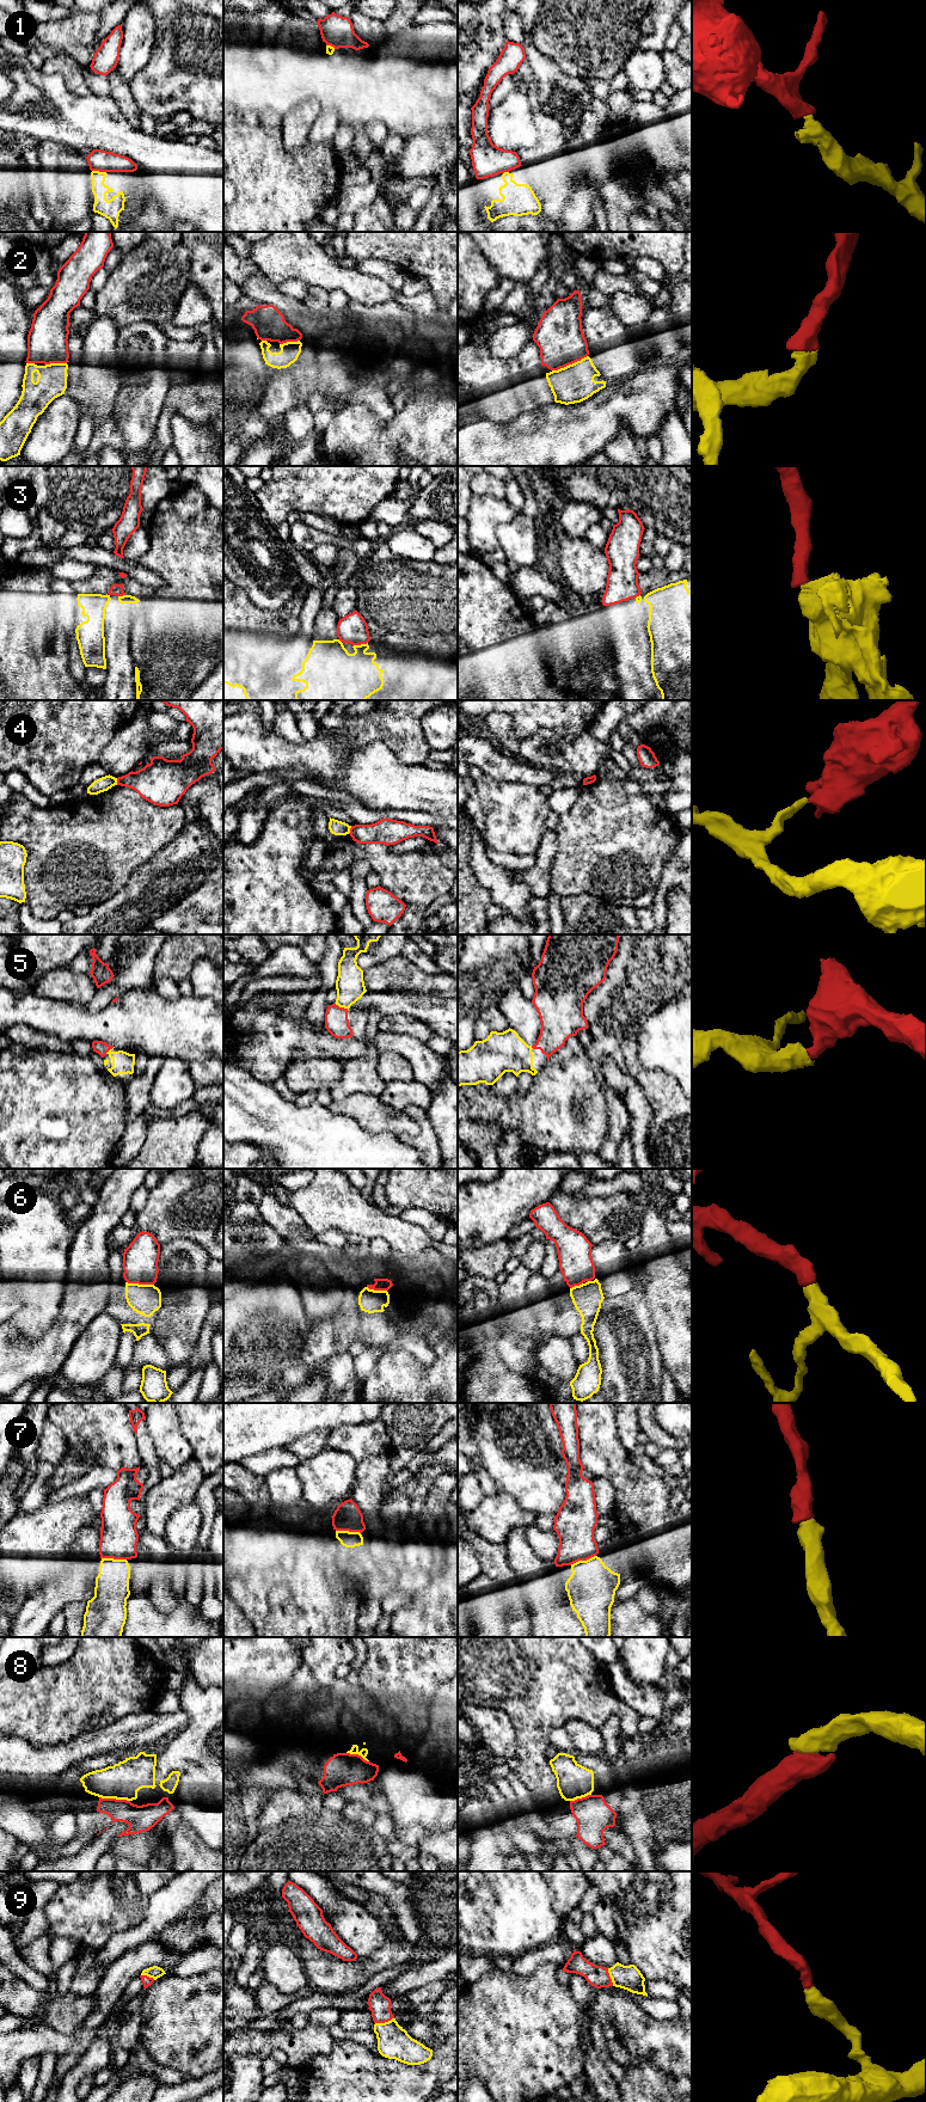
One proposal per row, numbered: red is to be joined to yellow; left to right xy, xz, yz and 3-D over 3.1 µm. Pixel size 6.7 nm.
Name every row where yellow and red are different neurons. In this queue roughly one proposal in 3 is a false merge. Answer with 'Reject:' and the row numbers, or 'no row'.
Reject: 3, 4

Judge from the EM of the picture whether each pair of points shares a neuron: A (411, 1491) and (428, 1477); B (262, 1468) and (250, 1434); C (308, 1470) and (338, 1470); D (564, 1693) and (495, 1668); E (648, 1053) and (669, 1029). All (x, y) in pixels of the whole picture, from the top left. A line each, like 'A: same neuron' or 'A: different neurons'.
A: same neuron
B: different neurons
C: same neuron
D: same neuron
E: same neuron

